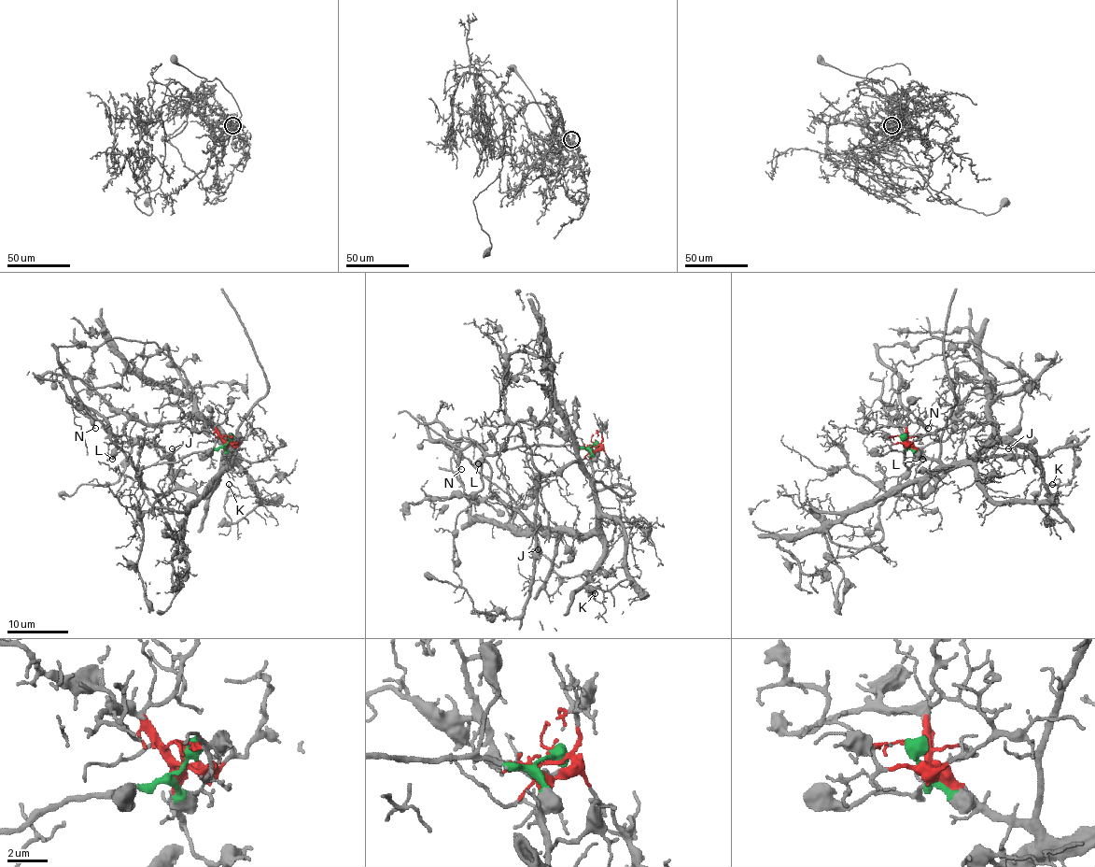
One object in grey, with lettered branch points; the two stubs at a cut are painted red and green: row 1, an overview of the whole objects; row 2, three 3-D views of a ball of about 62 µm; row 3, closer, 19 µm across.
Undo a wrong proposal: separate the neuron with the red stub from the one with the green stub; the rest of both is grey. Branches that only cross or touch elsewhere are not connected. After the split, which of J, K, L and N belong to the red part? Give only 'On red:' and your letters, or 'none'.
On red: J, K

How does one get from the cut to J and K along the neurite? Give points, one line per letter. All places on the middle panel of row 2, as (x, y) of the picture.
J: (594, 444), (592, 480), (577, 462), (566, 463), (546, 475), (537, 490), (536, 552), (540, 552), (537, 548)
K: (594, 444), (590, 463), (596, 506), (626, 535), (626, 577), (609, 589), (590, 589), (594, 598), (595, 593)

